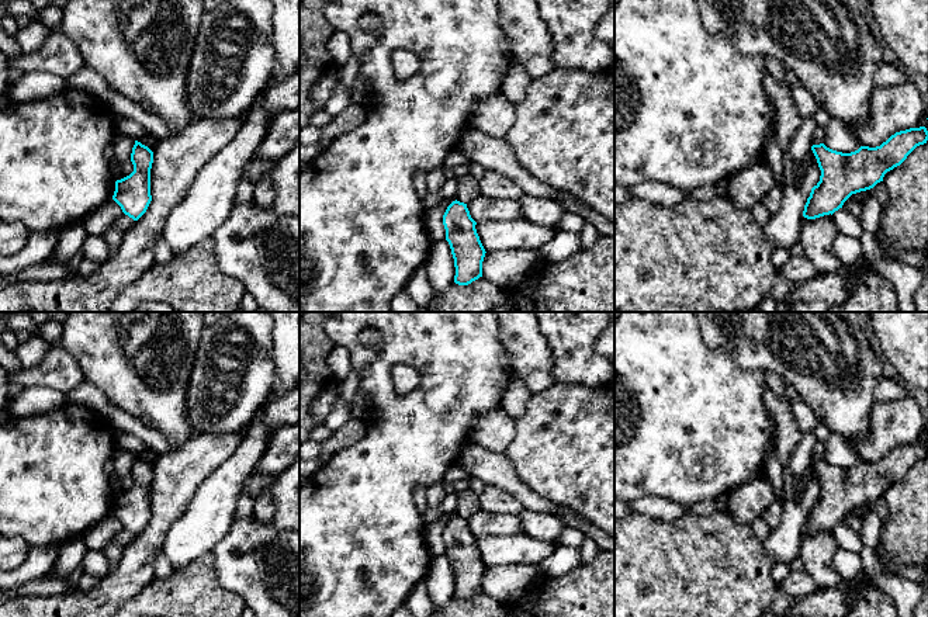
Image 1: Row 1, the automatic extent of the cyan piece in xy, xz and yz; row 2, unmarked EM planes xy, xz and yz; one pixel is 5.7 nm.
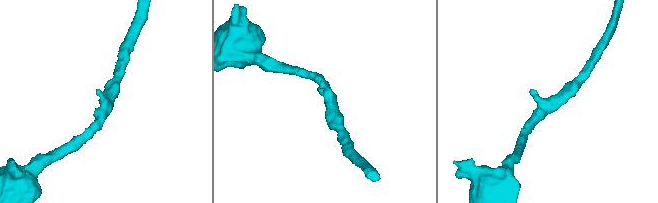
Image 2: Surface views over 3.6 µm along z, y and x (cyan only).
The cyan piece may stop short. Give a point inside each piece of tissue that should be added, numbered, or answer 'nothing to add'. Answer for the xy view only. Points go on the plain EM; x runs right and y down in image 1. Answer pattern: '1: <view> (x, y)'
nothing to add

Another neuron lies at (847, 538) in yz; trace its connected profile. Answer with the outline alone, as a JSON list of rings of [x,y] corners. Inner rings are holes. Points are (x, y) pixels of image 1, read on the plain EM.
[[[839,523],[832,528],[832,535],[837,544],[837,548],[842,548],[851,552],[861,552],[862,551],[862,540],[859,533],[852,530],[844,523]]]

